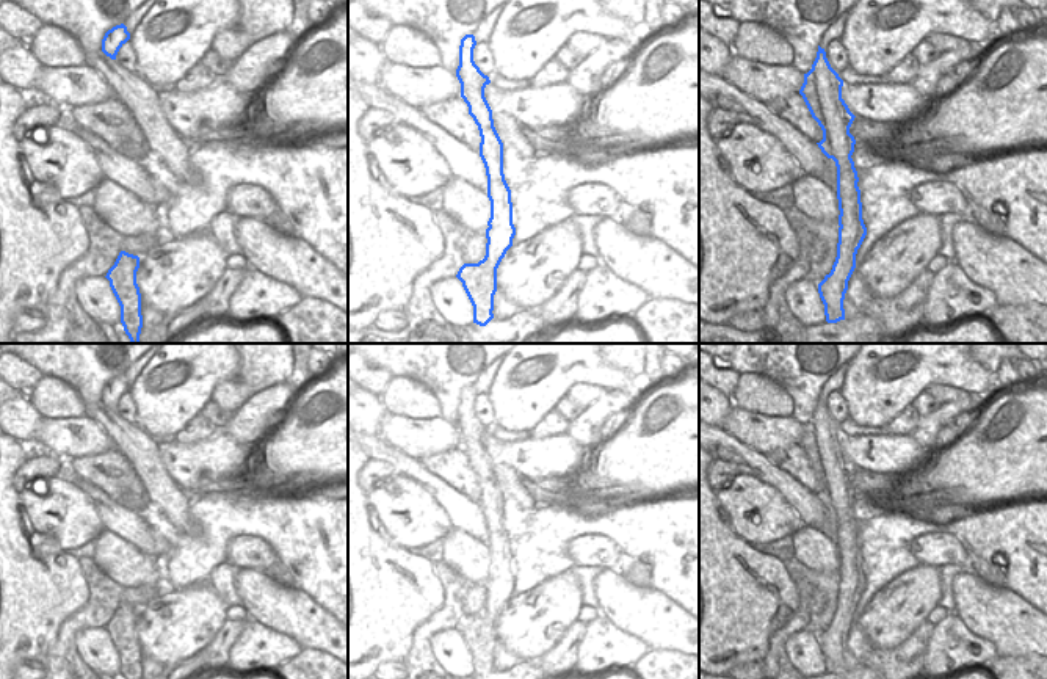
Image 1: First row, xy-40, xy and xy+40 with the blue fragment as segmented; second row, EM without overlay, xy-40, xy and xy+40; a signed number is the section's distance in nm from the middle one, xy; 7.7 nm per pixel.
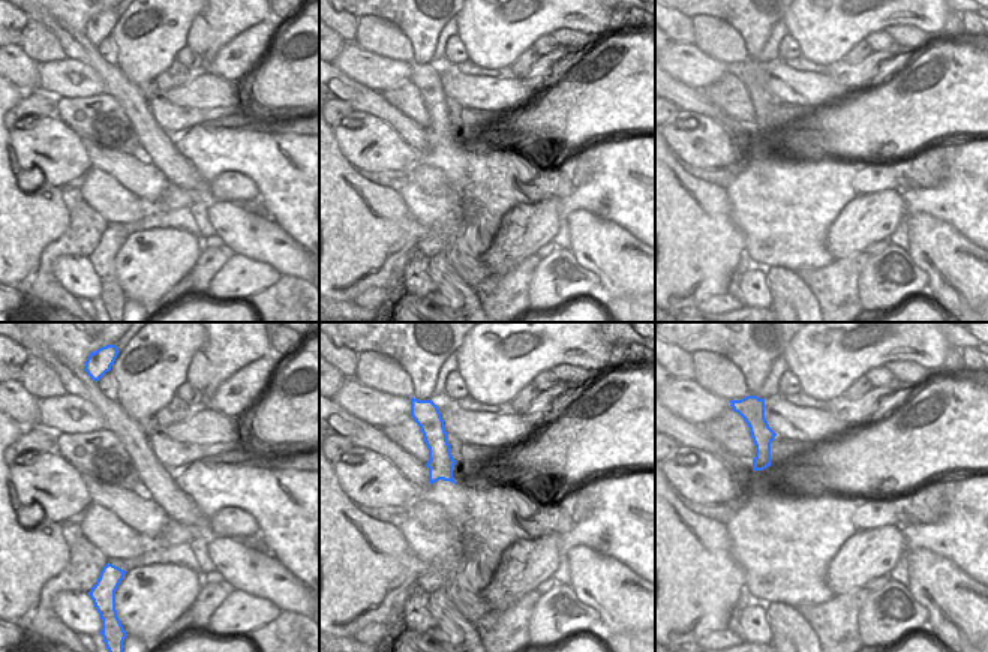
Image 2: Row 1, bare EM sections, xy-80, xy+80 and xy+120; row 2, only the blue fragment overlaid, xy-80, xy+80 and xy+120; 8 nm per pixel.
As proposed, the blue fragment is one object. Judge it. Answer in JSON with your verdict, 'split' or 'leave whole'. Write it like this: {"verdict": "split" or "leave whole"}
{"verdict": "split"}

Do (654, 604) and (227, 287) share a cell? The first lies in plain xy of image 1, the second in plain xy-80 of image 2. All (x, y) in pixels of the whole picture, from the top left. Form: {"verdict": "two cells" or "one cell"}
{"verdict": "two cells"}

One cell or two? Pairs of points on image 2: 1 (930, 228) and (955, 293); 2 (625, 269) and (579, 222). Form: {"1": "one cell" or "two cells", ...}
{"1": "one cell", "2": "one cell"}

